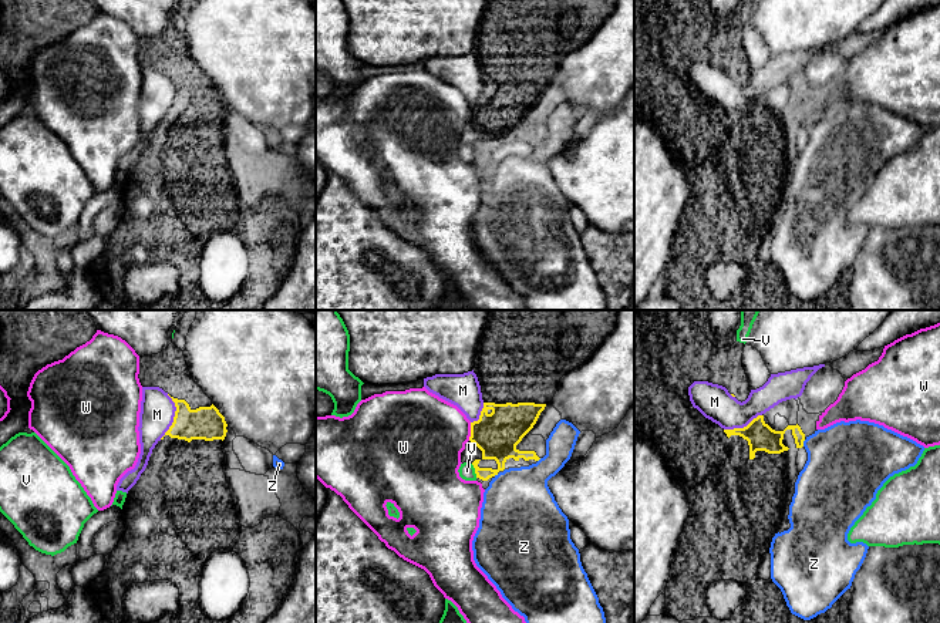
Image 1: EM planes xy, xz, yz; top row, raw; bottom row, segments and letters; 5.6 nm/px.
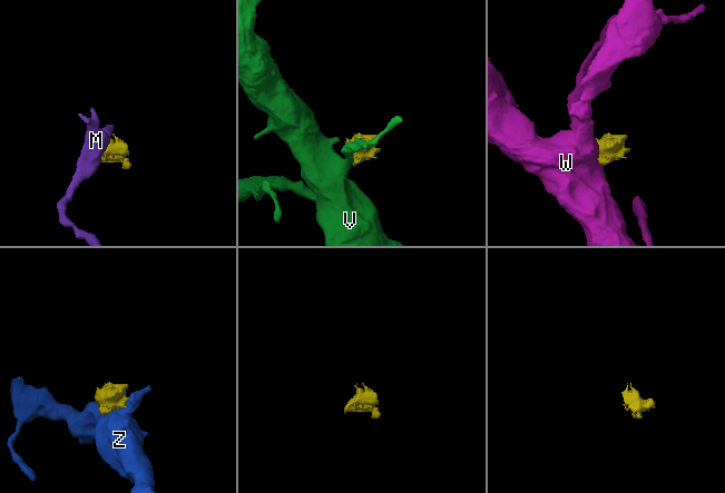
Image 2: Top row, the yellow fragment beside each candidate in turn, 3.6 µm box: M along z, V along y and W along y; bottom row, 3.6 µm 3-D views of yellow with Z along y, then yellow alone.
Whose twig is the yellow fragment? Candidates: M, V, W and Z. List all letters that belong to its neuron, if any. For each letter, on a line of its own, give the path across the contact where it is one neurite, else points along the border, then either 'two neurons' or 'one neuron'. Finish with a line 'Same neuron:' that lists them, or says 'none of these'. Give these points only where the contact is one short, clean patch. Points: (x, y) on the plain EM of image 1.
M: border xy (168, 76), (174, 84), (175, 97), (169, 110), (159, 120); two neurons
V: border xz (471, 145), (477, 158); two neurons
W: border xz (471, 104), (468, 121); two neurons
Z: border yz (805, 121), (802, 127); two neurons
Same neuron: none of these

